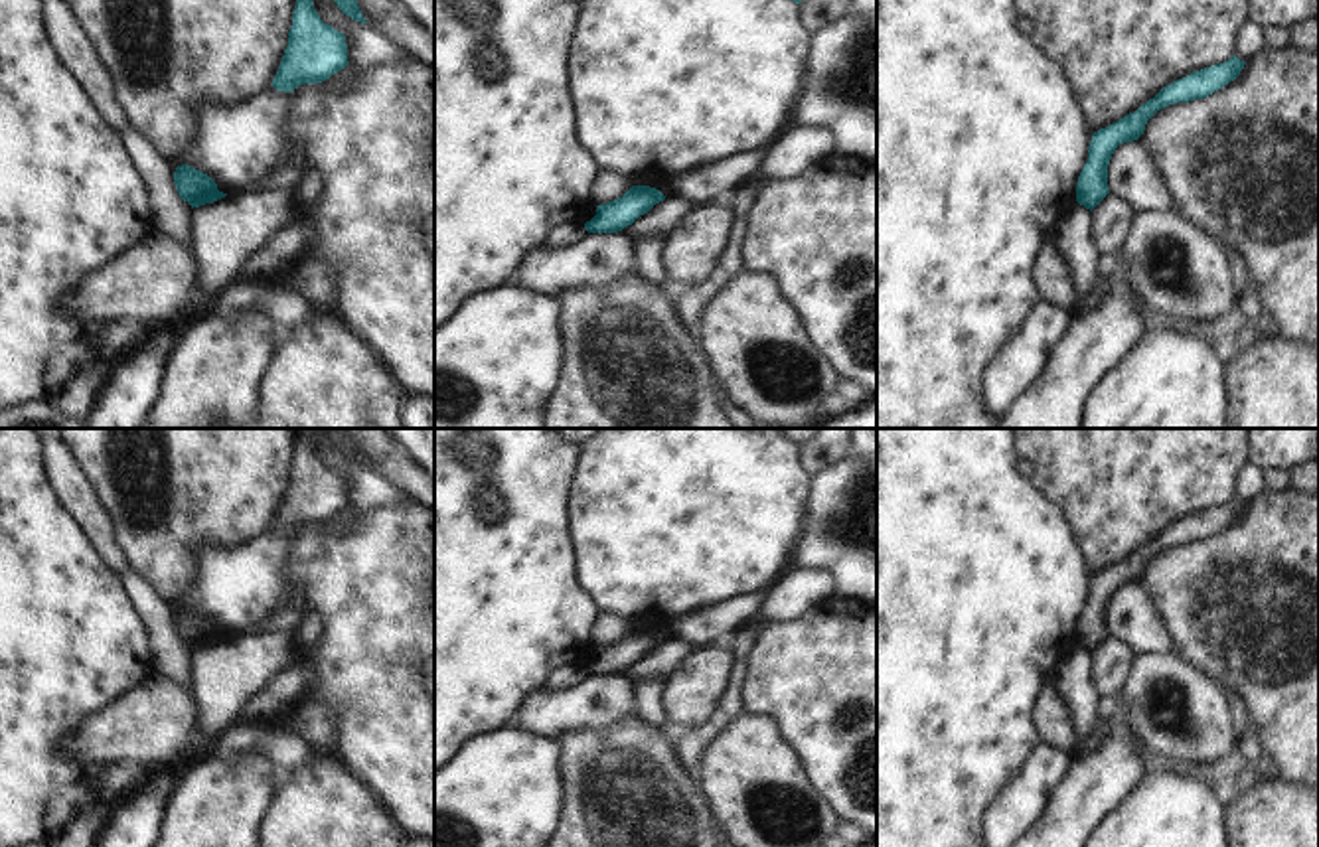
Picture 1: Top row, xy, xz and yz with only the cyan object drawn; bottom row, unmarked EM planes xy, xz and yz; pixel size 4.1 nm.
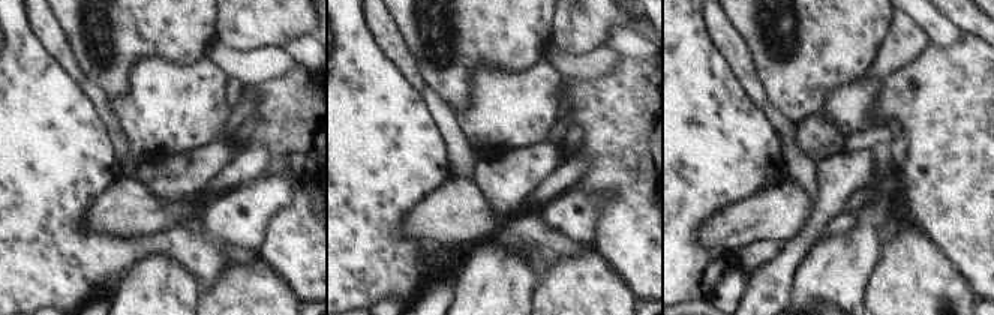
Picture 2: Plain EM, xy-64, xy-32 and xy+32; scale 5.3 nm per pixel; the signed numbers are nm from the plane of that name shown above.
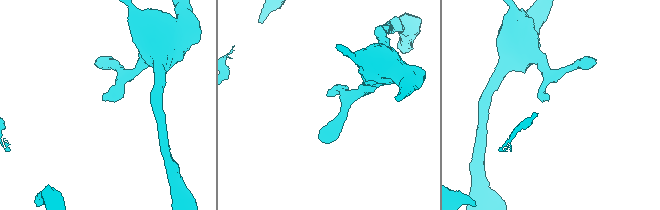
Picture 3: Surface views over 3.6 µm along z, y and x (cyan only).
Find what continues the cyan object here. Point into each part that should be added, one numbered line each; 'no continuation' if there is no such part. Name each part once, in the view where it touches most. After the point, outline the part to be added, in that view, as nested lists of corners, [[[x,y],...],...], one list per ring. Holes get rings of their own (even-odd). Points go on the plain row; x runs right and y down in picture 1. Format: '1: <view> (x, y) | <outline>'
no continuation

